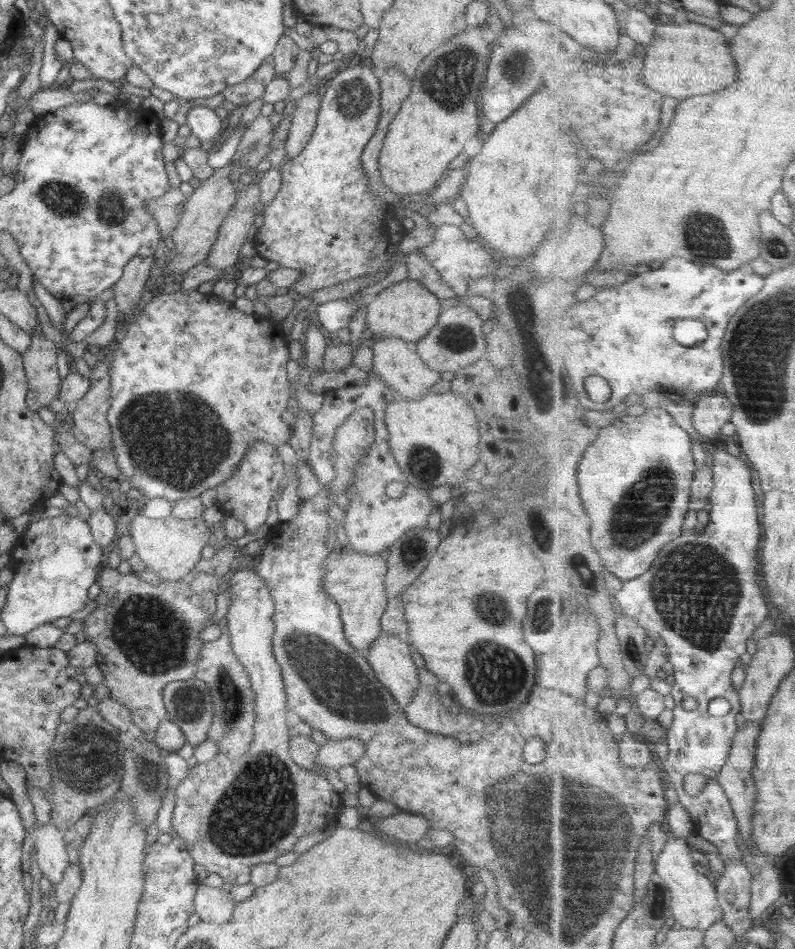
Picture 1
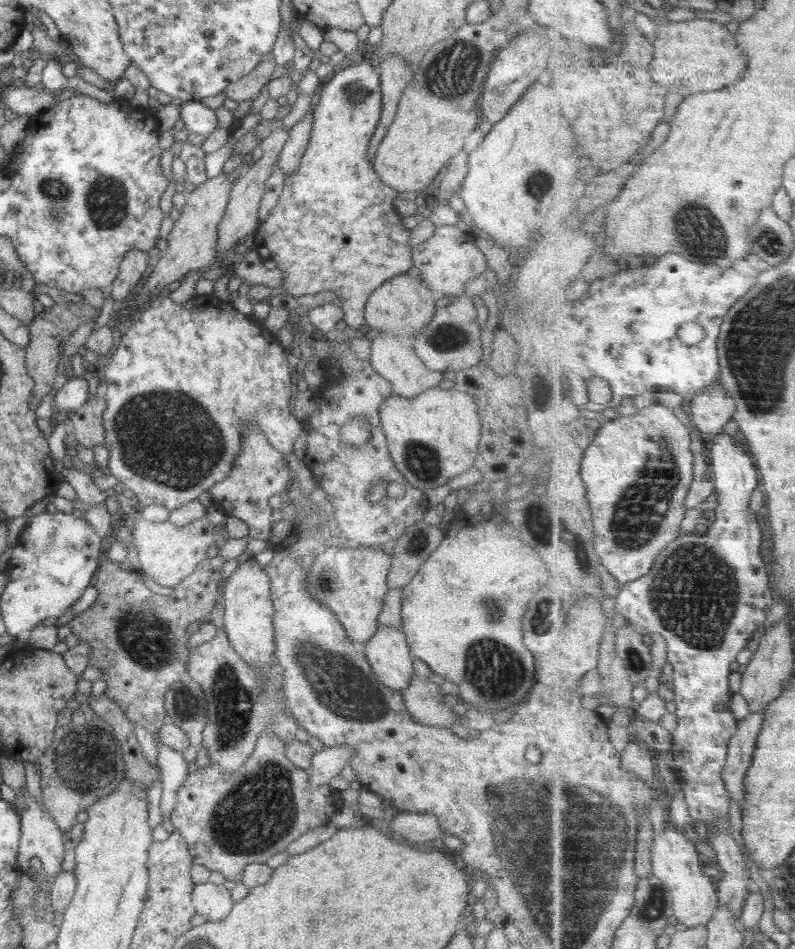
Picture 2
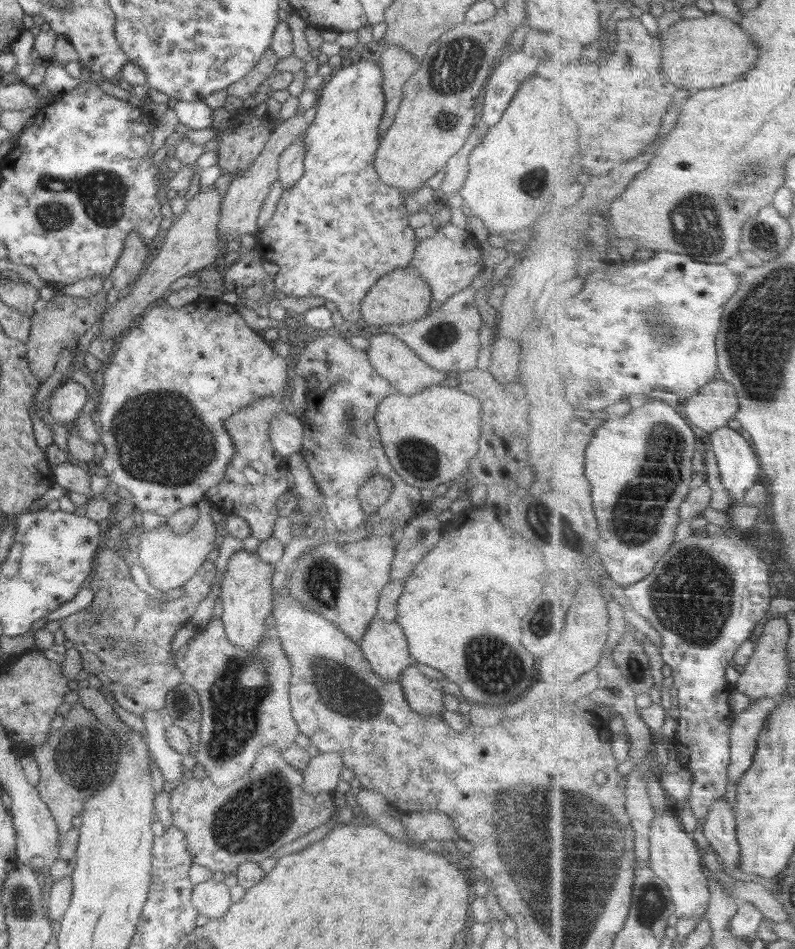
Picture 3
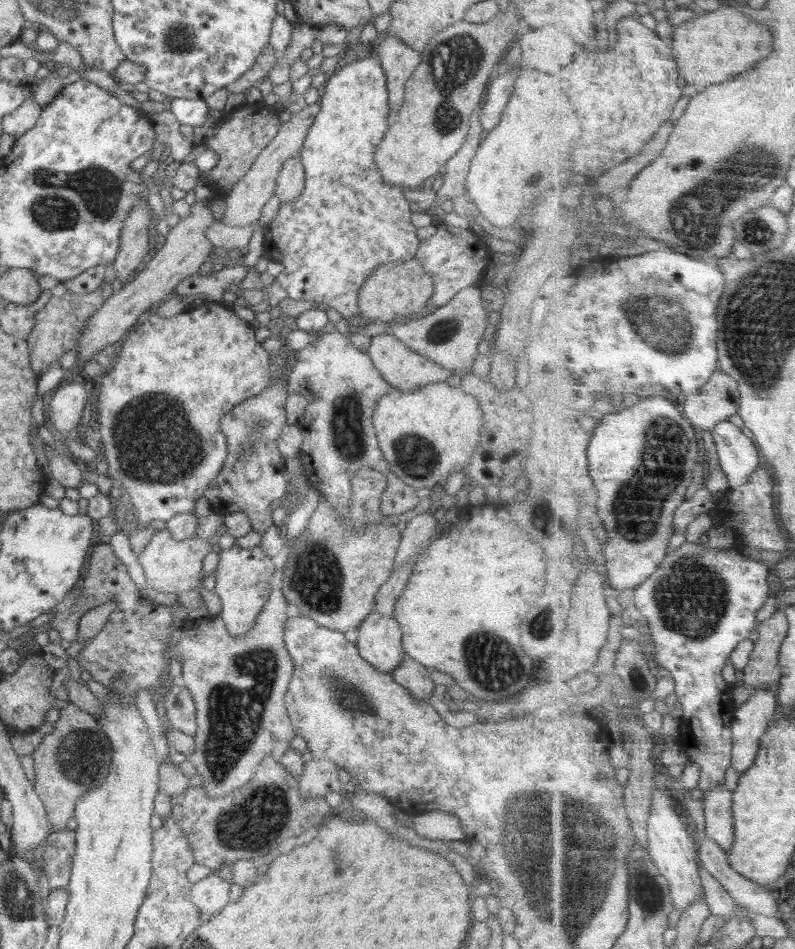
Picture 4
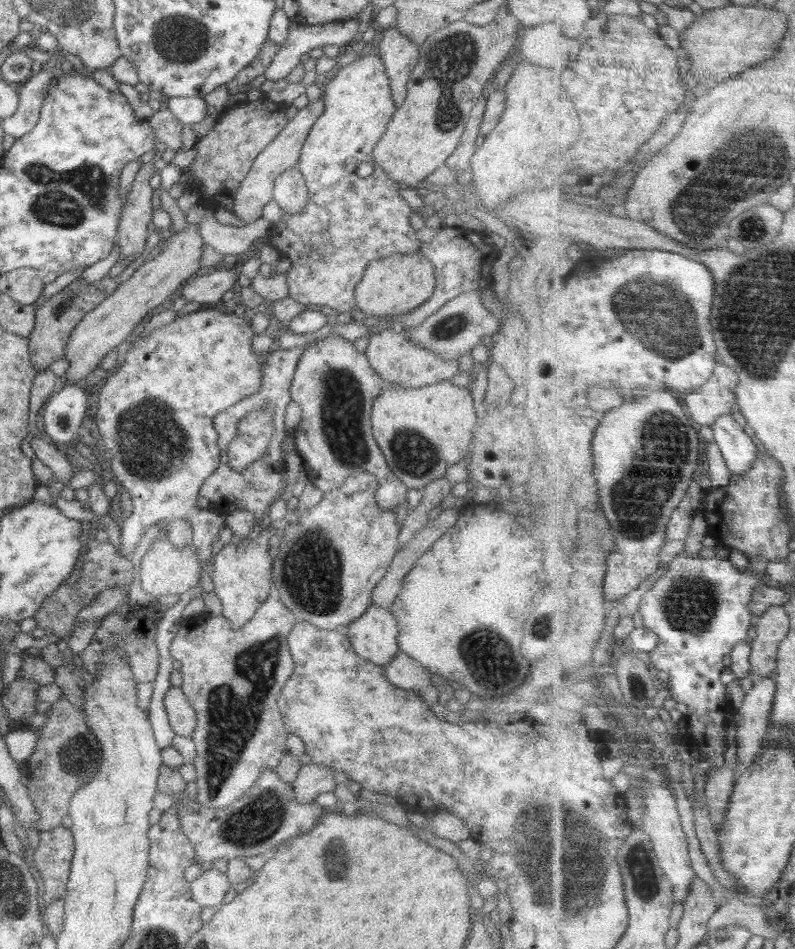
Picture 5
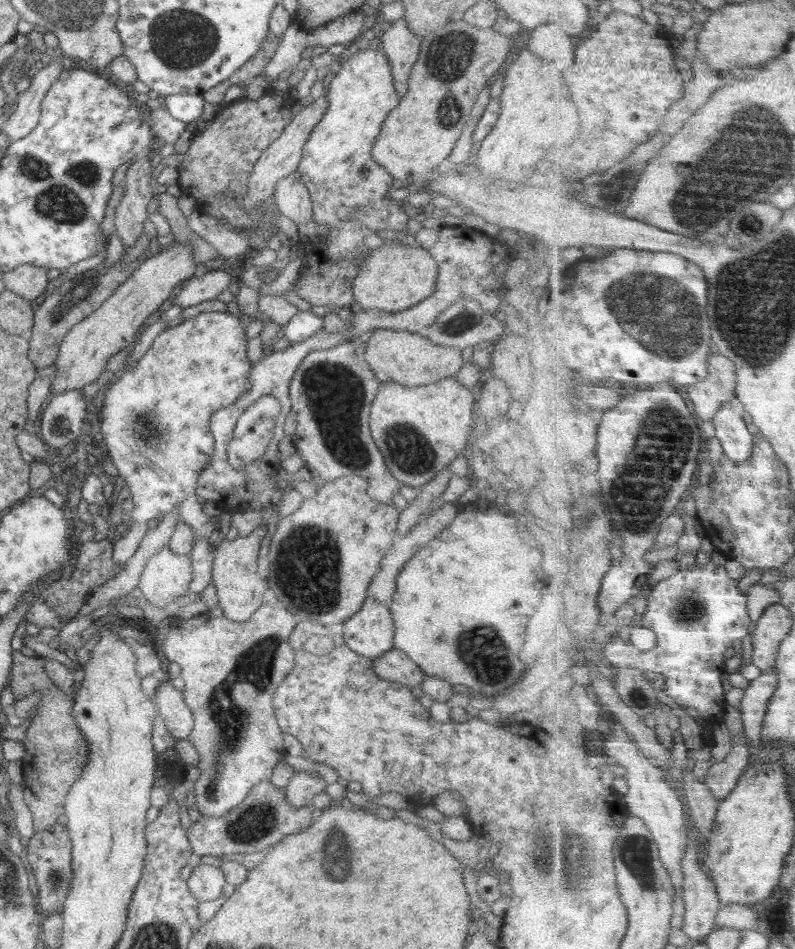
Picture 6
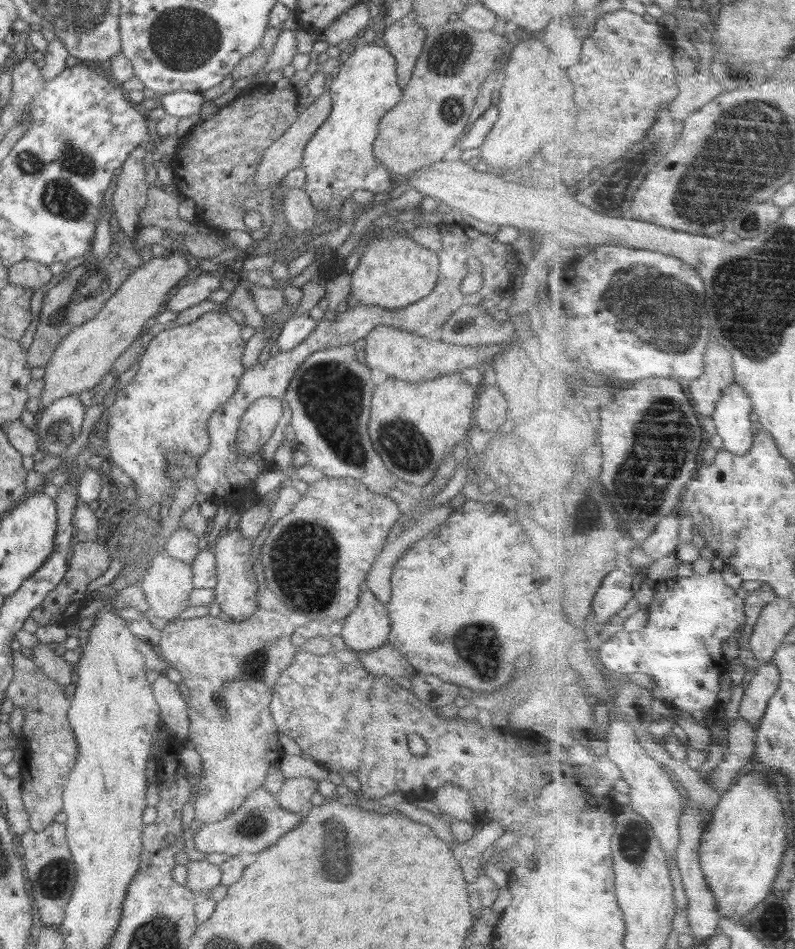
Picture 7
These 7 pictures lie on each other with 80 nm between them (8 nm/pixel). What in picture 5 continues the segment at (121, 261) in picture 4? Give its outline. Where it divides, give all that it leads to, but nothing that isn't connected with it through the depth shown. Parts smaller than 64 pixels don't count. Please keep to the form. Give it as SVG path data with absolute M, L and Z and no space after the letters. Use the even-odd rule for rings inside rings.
M142 163L132 188L127 194L125 205L121 210L118 223L117 245L120 247L119 260L128 258L134 262L144 251L149 236L148 224L152 222L152 215L156 205L155 186L150 176L156 174L150 164Z

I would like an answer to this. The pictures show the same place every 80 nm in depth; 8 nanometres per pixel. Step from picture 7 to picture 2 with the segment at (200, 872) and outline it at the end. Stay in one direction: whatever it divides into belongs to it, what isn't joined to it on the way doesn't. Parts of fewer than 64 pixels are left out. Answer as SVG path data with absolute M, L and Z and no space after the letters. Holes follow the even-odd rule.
M200 883L194 885L191 901L198 915L220 922L234 906L230 895L230 890L223 884Z

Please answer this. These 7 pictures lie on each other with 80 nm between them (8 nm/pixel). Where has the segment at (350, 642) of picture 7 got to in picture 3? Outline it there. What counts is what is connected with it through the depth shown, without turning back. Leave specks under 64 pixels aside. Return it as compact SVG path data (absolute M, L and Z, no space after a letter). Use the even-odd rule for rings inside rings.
M374 617L362 635L359 647L372 670L384 680L399 682L400 673L415 662L397 621Z

